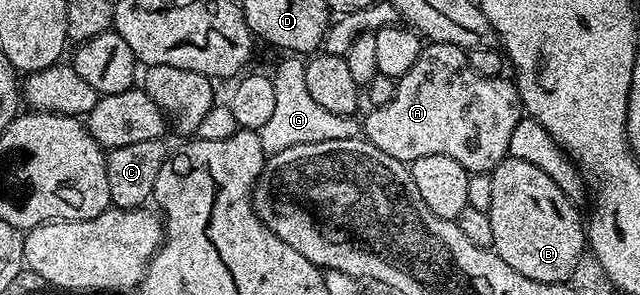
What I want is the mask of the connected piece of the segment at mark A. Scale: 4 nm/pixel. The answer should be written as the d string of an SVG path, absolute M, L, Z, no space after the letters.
M429 43L421 50L421 58L411 67L411 71L407 71L396 82L397 93L393 97L391 103L387 105L378 105L370 108L369 114L366 115L365 121L363 117L363 133L364 136L375 147L379 147L379 151L387 151L387 155L391 155L395 159L412 163L415 159L419 159L423 155L431 155L432 153L447 153L450 155L460 154L460 149L465 145L465 125L473 125L473 165L471 169L473 173L492 174L493 169L501 161L509 156L509 144L511 143L511 134L514 133L515 127L520 123L523 116L523 106L521 104L521 96L517 90L516 84L512 80L505 81L504 76L499 77L481 77L475 71L475 67L469 65L469 54L464 49L455 47L454 45L439 45Z

